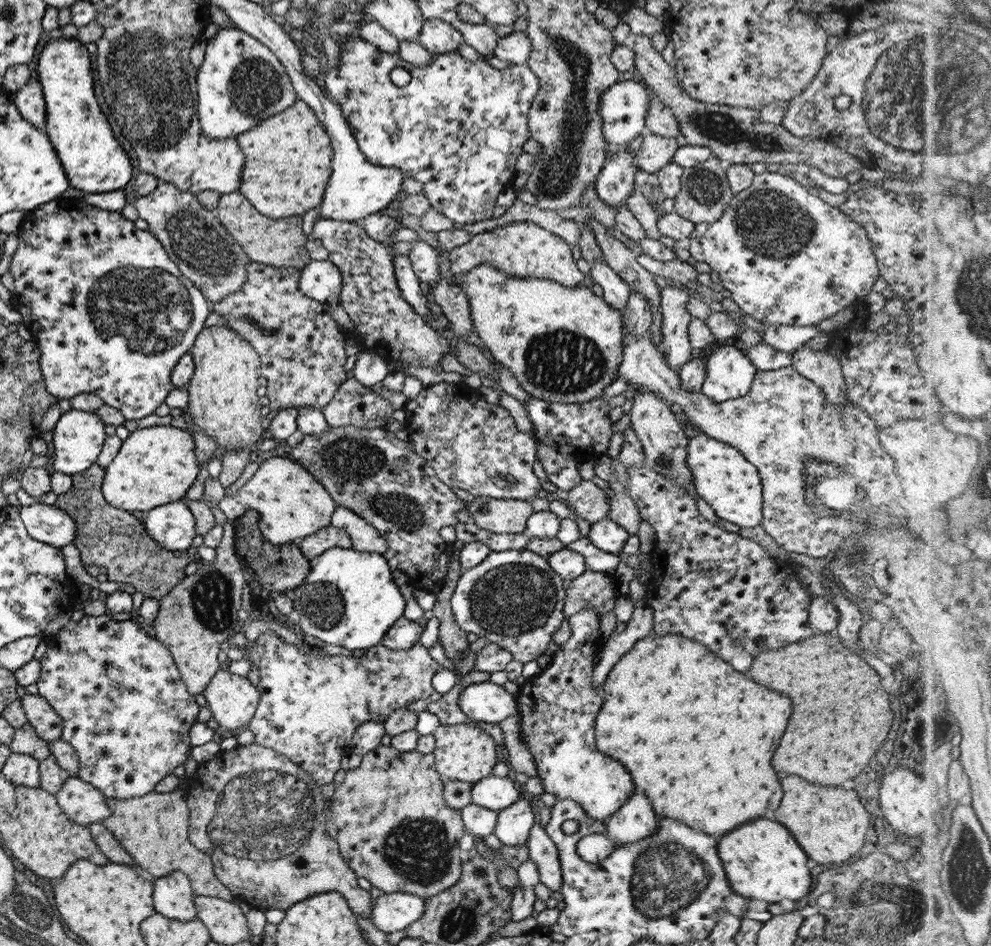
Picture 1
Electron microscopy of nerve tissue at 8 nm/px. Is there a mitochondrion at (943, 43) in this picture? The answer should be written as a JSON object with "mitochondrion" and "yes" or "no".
{"mitochondrion":"yes"}

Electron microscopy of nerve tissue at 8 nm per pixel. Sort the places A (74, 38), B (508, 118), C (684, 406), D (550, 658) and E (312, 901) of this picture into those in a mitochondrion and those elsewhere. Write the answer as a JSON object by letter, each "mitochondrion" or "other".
{"A":"other","B":"other","C":"other","D":"other","E":"other"}

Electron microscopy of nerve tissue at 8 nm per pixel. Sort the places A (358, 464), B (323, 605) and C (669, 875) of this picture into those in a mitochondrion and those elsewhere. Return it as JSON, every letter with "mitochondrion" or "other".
{"A":"mitochondrion","B":"mitochondrion","C":"mitochondrion"}

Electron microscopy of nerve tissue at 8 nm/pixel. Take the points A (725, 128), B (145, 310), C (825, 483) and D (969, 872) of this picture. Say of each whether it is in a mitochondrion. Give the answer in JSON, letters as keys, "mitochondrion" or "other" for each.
{"A":"mitochondrion","B":"mitochondrion","C":"mitochondrion","D":"mitochondrion"}

